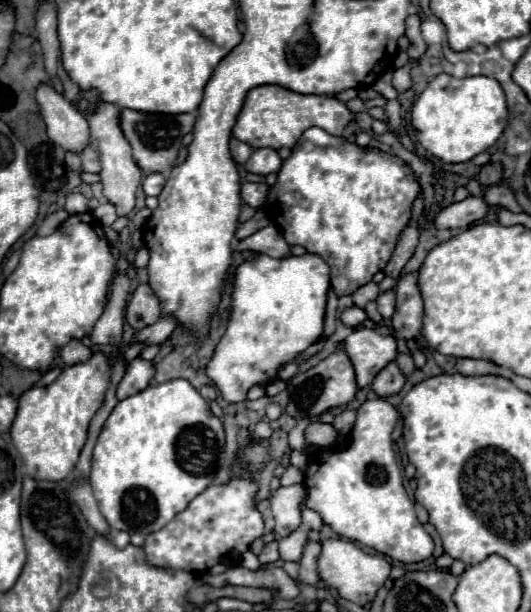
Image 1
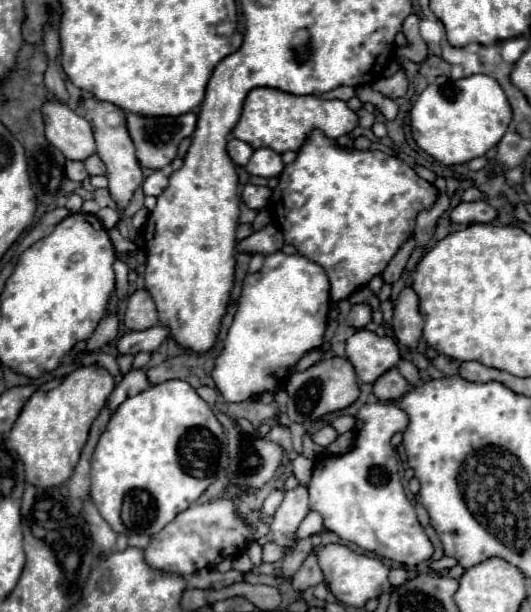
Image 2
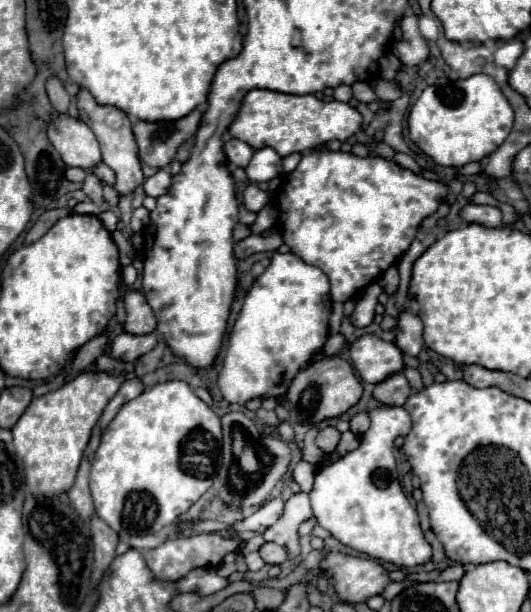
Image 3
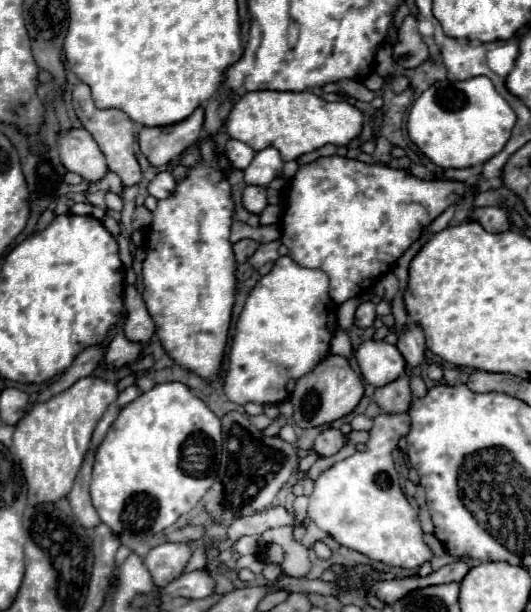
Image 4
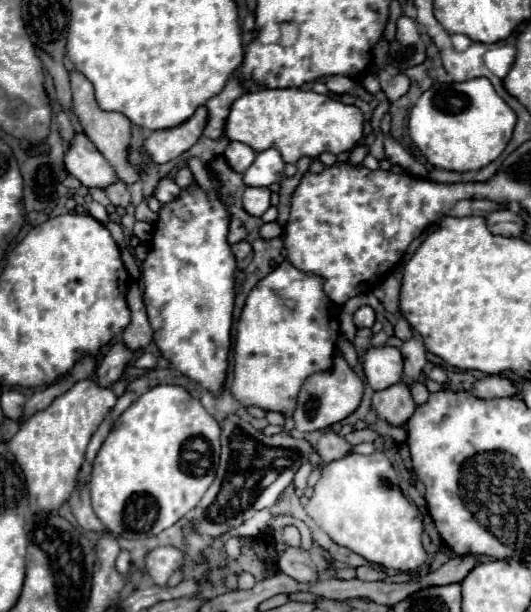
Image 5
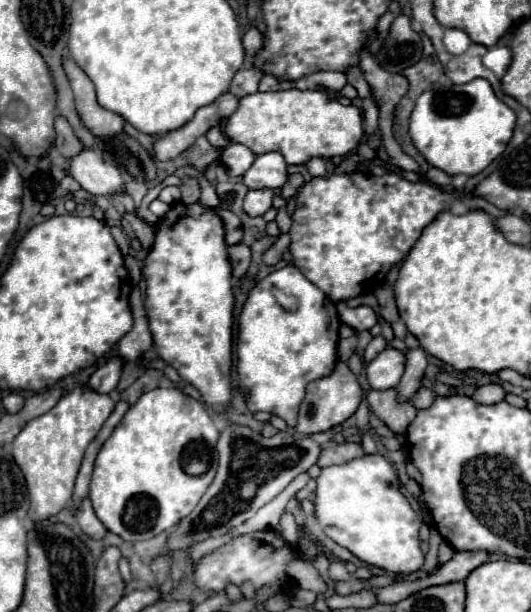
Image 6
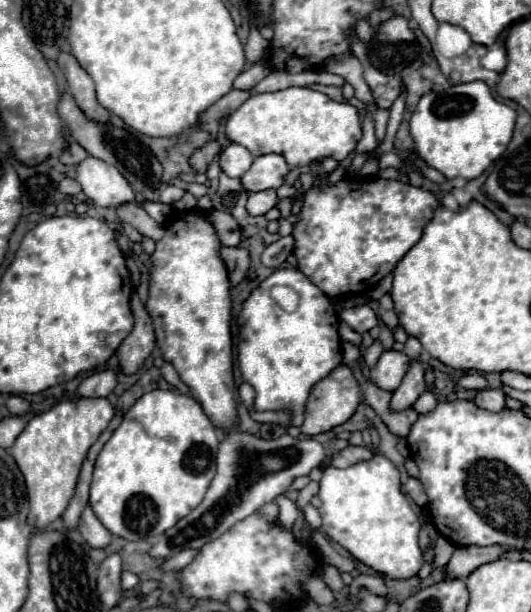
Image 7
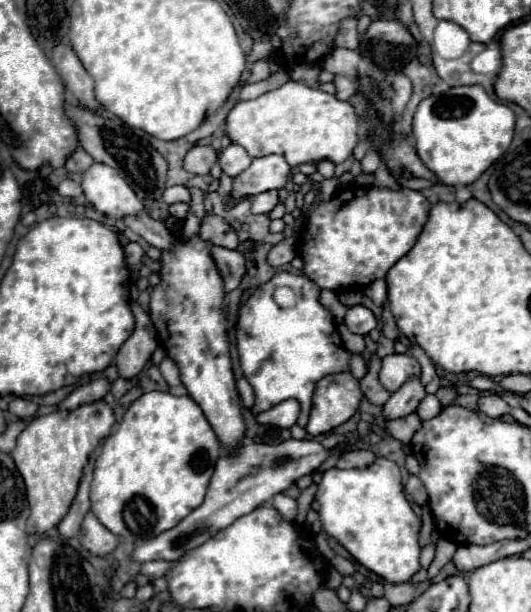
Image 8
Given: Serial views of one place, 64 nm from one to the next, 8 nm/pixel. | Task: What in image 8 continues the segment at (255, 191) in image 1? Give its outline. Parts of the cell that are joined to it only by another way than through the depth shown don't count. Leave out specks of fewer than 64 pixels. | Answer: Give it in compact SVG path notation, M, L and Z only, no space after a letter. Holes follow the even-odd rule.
M278 190L250 196L250 202L252 202L252 208L250 208L252 214L268 214L278 204Z

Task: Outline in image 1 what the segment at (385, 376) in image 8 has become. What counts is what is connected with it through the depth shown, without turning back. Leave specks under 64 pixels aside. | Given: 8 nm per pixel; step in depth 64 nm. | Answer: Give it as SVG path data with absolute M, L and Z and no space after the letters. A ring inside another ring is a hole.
M356 328L344 340L344 352L354 364L358 388L372 384L374 376L396 358L396 340L392 336L380 336L370 328Z

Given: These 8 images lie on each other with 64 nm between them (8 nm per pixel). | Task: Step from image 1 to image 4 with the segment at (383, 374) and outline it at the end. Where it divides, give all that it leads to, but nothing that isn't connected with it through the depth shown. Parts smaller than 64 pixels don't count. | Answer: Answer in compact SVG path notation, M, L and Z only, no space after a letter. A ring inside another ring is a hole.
M402 374L394 382L388 382L380 386L374 392L374 402L384 410L384 412L406 412L410 402L412 402L412 392L408 386L408 376Z

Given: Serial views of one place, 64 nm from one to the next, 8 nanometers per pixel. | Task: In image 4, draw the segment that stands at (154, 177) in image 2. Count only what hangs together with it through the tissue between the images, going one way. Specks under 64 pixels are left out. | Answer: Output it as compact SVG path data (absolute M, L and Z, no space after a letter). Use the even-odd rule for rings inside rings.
M160 172L150 184L148 184L148 194L154 196L156 200L168 198L176 188L176 180L172 178L170 172Z

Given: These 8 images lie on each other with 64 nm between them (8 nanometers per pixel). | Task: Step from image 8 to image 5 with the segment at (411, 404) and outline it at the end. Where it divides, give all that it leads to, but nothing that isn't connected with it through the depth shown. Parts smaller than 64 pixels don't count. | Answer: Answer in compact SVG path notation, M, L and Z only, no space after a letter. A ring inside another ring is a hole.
M414 334L410 340L406 340L400 346L400 352L404 356L404 376L402 382L410 384L418 378L418 374L422 372L424 364L426 364L426 348L424 342L420 338L420 334Z

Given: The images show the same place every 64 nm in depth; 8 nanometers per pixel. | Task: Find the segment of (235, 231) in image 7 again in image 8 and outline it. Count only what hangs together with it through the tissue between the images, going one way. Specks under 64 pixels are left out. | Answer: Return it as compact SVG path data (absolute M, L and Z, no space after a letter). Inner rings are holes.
M216 214L204 216L204 240L212 242L214 246L224 246L224 248L236 248L238 246L238 236L234 228Z

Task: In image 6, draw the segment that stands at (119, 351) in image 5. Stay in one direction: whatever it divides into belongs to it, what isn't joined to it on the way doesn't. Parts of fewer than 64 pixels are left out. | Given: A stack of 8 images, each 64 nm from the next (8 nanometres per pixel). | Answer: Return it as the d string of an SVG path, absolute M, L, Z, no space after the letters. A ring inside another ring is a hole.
M120 356L106 360L106 364L102 364L102 366L90 376L88 386L94 388L96 392L102 392L102 394L112 392L112 390L116 388L118 380L120 380L122 366L124 366L124 360L122 360Z

